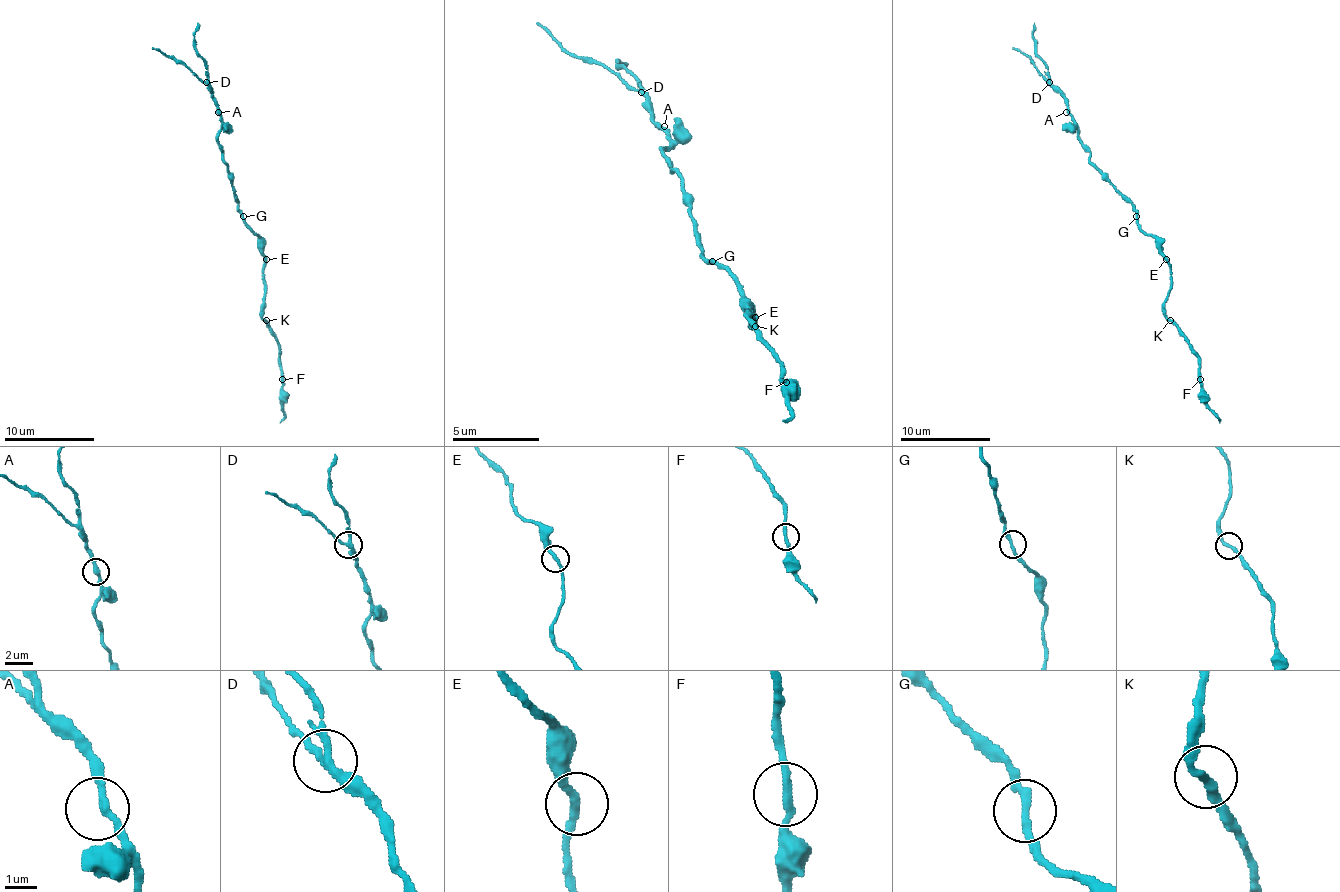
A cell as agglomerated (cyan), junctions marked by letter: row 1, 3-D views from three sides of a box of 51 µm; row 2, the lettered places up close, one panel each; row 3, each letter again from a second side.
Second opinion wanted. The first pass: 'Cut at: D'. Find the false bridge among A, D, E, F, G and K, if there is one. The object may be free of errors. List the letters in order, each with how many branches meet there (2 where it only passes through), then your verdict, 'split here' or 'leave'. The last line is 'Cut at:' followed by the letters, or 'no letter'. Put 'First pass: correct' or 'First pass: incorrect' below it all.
A: 2 branches meet; leave
D: 3 branches meet; split here
E: 2 branches meet; leave
F: 2 branches meet; leave
G: 2 branches meet; leave
K: 2 branches meet; leave
Cut at: D
First pass: correct

